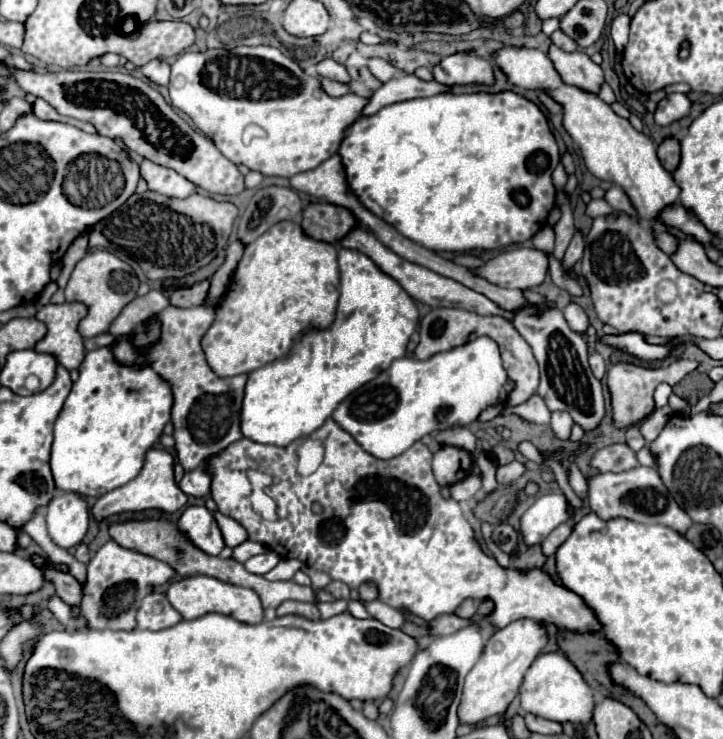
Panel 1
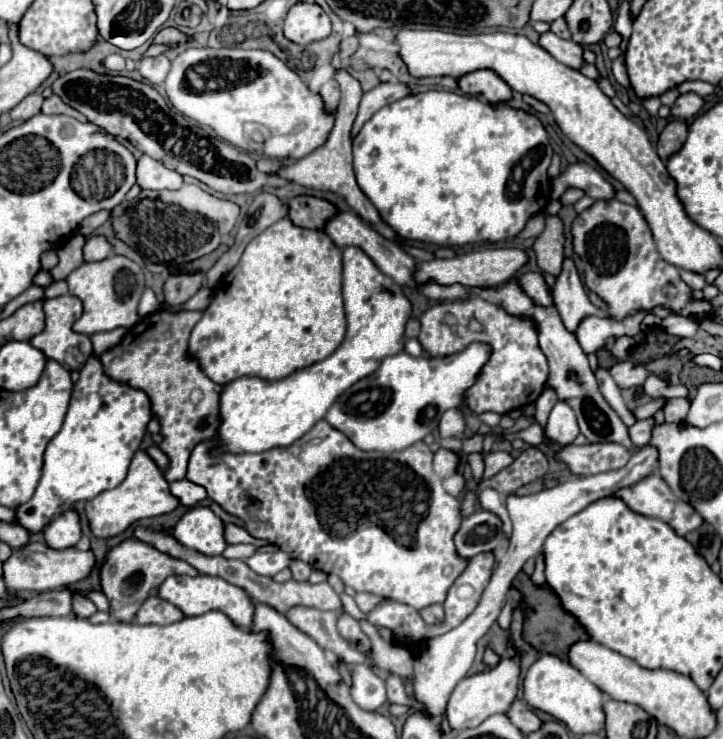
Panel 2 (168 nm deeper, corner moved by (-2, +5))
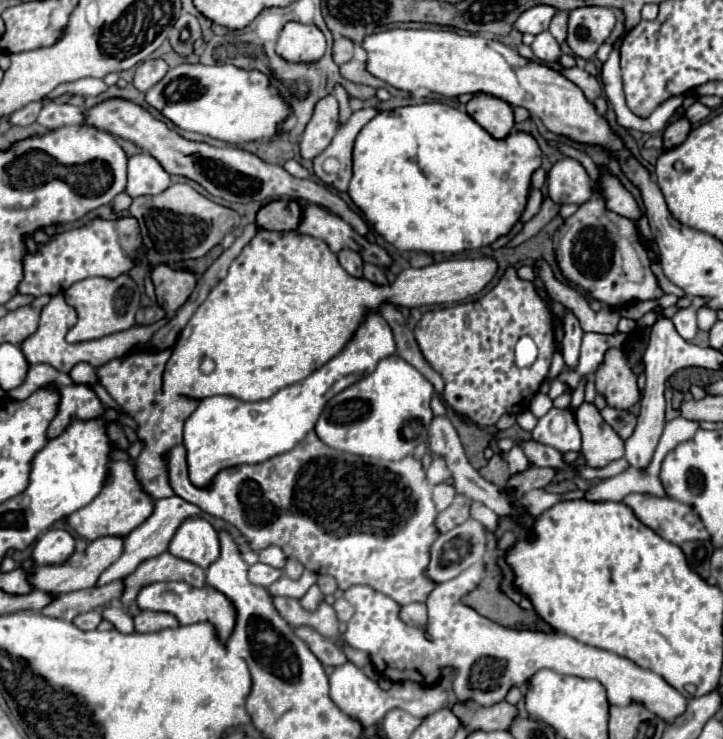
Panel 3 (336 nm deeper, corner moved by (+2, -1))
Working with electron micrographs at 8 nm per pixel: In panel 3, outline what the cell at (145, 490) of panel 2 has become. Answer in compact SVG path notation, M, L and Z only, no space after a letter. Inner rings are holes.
M114 461L108 467L108 479L102 487L102 491L98 493L98 497L88 503L86 507L74 511L72 515L66 517L66 523L84 539L94 541L98 537L106 537L106 535L128 535L132 529L136 529L140 523L144 523L150 513L152 513L154 501L150 499L150 495L146 495L140 489L140 483L136 481L134 475L134 465L128 461Z

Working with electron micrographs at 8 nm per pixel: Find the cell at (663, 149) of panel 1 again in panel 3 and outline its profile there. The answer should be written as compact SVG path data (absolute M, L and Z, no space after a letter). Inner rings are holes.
M680 117L680 119L672 121L664 131L664 147L672 149L672 147L680 145L688 137L690 129L692 129L692 125L690 125L690 121L686 117Z

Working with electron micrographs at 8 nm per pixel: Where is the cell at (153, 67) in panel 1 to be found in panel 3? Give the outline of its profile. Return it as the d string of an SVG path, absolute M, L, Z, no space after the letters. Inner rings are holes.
M150 59L150 61L144 61L140 67L136 67L136 73L134 73L134 87L138 91L148 91L150 87L154 87L166 73L168 73L168 65L164 59Z

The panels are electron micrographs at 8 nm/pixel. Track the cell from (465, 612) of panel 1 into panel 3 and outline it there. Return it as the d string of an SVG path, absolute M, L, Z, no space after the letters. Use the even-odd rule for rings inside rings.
M476 563L456 579L436 585L426 599L428 621L424 629L404 625L399 618L401 606L389 597L382 598L372 587L350 587L344 593L344 599L354 605L356 613L348 621L348 629L336 639L336 645L366 651L372 657L376 671L394 683L408 679L422 685L432 685L442 679L444 667L452 667L456 671L452 689L460 703L492 707L504 701L512 687L522 687L526 681L530 681L536 671L552 669L562 675L596 679L606 687L610 705L630 705L636 701L646 705L666 723L674 721L686 711L686 697L682 693L672 689L658 673L642 669L630 659L584 645L560 633L514 631L466 607L460 597L478 585L482 573L484 565Z

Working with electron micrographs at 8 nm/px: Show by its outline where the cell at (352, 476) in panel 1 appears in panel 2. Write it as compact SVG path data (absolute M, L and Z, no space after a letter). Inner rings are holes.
M318 421L302 439L302 453L300 457L294 457L290 453L290 449L286 447L274 447L274 449L268 449L268 451L262 451L262 453L220 453L220 455L214 455L212 451L218 447L218 445L212 445L210 441L202 441L194 447L192 455L190 455L190 463L188 463L188 473L186 477L192 481L192 483L198 483L202 487L206 487L208 491L208 497L212 501L216 501L226 513L238 517L244 521L244 527L246 531L252 535L252 537L258 537L258 539L264 539L276 547L280 547L284 553L290 553L292 559L300 559L300 561L306 561L308 565L312 565L314 569L320 569L324 573L334 573L338 575L344 585L348 587L354 587L358 595L364 595L364 597L355 598L355 602L359 609L362 611L362 605L366 605L366 601L370 599L370 605L374 605L374 608L380 603L376 603L378 599L394 599L394 601L402 601L404 605L410 605L414 607L416 611L424 609L424 607L430 607L434 603L444 603L446 601L446 589L450 589L450 585L462 575L462 569L466 569L466 565L470 563L470 559L466 557L458 557L458 551L454 549L454 533L458 533L460 529L460 523L462 523L462 515L460 515L460 501L456 497L452 497L446 489L444 489L444 483L442 479L434 473L432 469L432 457L434 453L430 451L430 447L424 443L424 441L418 441L414 445L410 445L408 449L404 451L396 451L396 453L380 453L380 451L362 451L358 449L344 433L340 433L338 429L334 429L328 421ZM312 437L320 437L322 441L318 445L308 445L308 441Z

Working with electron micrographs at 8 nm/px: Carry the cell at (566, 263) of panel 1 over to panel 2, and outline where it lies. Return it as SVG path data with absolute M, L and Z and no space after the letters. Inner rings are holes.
M572 257L564 259L562 273L556 277L552 295L554 295L554 305L558 307L558 313L566 325L566 329L570 329L570 331L576 331L578 323L588 315L612 318L608 310L598 309L590 303Z

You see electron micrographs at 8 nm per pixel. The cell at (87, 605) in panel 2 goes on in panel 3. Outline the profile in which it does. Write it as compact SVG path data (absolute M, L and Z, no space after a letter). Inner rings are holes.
M88 611L88 613L82 613L82 615L78 615L72 623L78 627L78 629L82 629L82 631L88 631L88 629L96 629L98 625L100 625L100 621L102 621L102 613L100 611Z

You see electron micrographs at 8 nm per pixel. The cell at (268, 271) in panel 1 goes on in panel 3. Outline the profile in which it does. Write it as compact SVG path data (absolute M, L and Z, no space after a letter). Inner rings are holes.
M260 229L258 235L242 249L230 271L182 329L174 351L164 371L164 393L184 395L190 399L206 399L212 395L230 395L240 401L262 401L276 391L306 379L312 371L336 357L350 341L354 331L364 323L368 311L378 311L380 305L422 307L440 303L458 303L480 293L496 275L496 261L480 259L450 259L432 263L420 269L404 269L388 285L376 285L364 277L348 275L338 263L336 253L322 239L300 235L296 231L278 233Z

